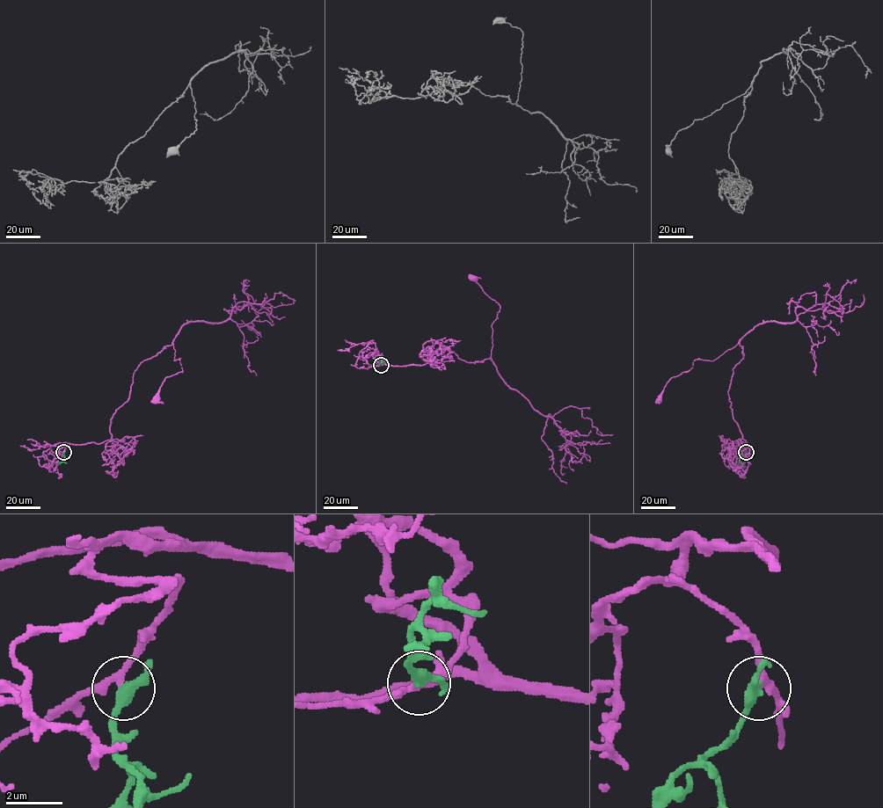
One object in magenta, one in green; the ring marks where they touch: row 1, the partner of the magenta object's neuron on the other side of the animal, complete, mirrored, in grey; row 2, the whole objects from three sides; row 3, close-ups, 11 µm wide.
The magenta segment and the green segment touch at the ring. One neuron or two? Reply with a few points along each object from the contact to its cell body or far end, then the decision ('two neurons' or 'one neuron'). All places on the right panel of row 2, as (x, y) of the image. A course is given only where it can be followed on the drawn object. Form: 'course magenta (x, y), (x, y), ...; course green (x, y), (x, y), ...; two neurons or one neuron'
course magenta (745, 452), (728, 390), (743, 358), (739, 343), (712, 360), (695, 360), (658, 399); course green (745, 452), (738, 463); one neuron

